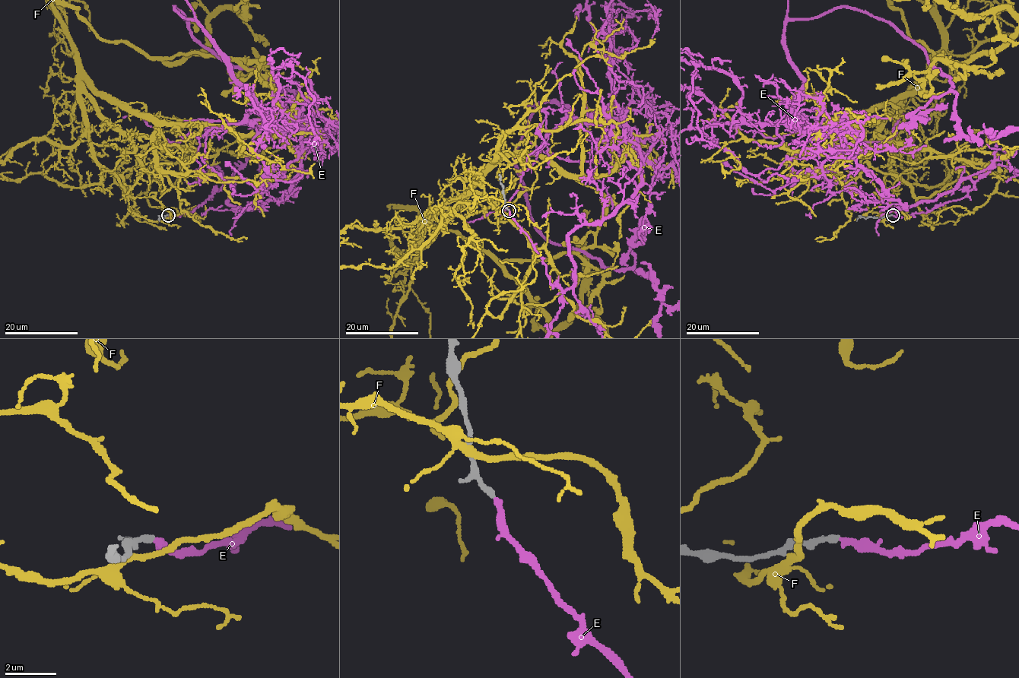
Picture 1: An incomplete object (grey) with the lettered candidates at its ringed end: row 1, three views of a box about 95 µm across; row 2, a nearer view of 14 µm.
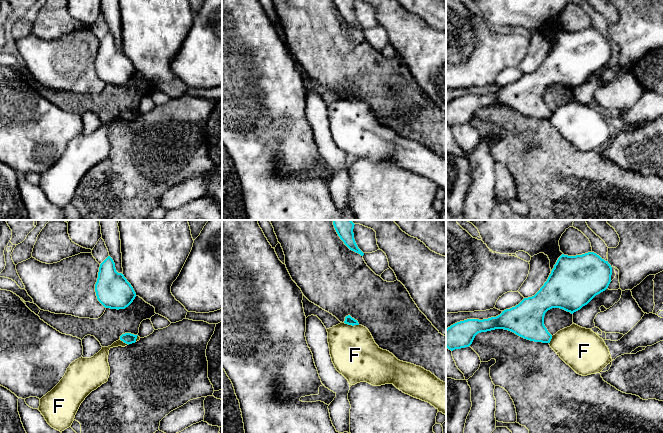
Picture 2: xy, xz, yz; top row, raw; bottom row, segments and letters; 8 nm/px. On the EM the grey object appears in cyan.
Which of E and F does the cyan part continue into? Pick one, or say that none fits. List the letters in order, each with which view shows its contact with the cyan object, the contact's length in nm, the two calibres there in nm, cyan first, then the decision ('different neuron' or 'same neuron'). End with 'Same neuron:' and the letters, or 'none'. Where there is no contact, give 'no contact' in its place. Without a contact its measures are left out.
E: no contact | same neuron
F: xz | 120 nm | 70/380 nm | different neuron
Same neuron: E

